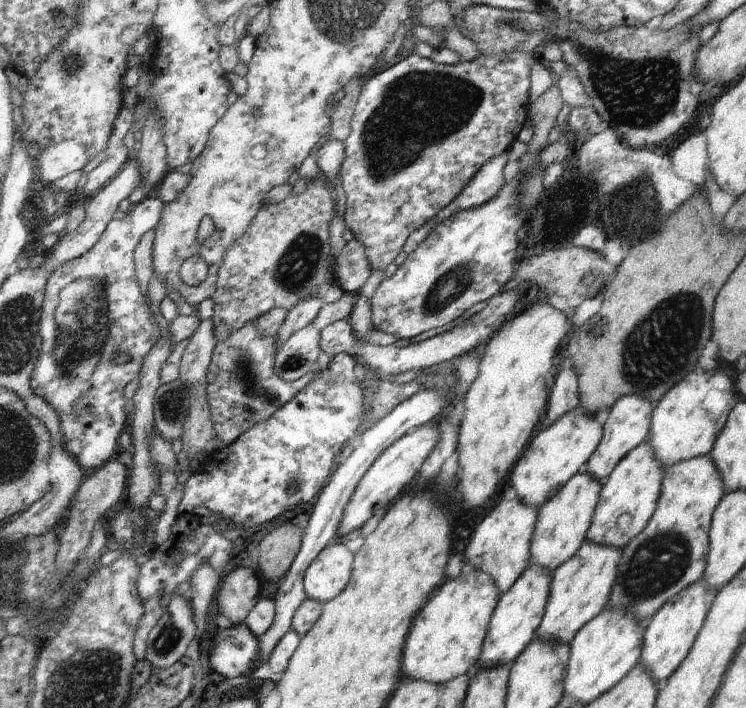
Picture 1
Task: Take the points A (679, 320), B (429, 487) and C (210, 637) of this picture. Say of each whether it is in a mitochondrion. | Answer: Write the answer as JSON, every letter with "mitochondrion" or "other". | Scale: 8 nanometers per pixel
{"A":"mitochondrion","B":"other","C":"other"}

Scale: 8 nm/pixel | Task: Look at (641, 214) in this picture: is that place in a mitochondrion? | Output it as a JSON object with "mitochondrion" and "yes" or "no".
{"mitochondrion":"yes"}

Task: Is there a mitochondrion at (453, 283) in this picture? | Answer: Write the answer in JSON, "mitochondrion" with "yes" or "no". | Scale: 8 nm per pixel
{"mitochondrion":"yes"}

